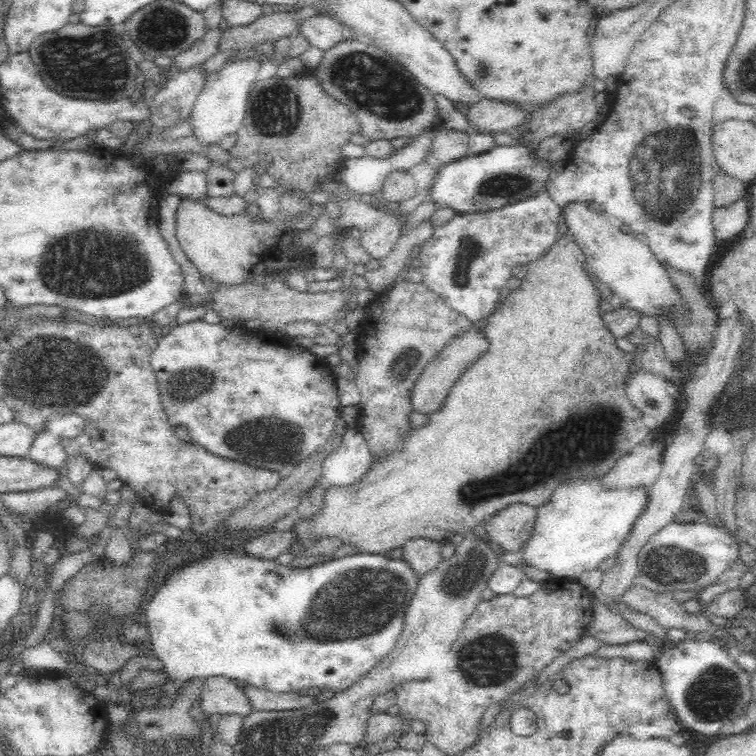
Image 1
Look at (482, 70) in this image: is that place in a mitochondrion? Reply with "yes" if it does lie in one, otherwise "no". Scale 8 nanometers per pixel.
yes

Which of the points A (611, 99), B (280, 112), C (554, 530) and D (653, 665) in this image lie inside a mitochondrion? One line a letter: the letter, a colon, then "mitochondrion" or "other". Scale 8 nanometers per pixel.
A: other
B: mitochondrion
C: other
D: other

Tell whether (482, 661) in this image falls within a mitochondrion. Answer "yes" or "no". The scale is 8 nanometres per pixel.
yes

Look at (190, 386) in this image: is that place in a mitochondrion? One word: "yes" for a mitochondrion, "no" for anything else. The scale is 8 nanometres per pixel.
yes

